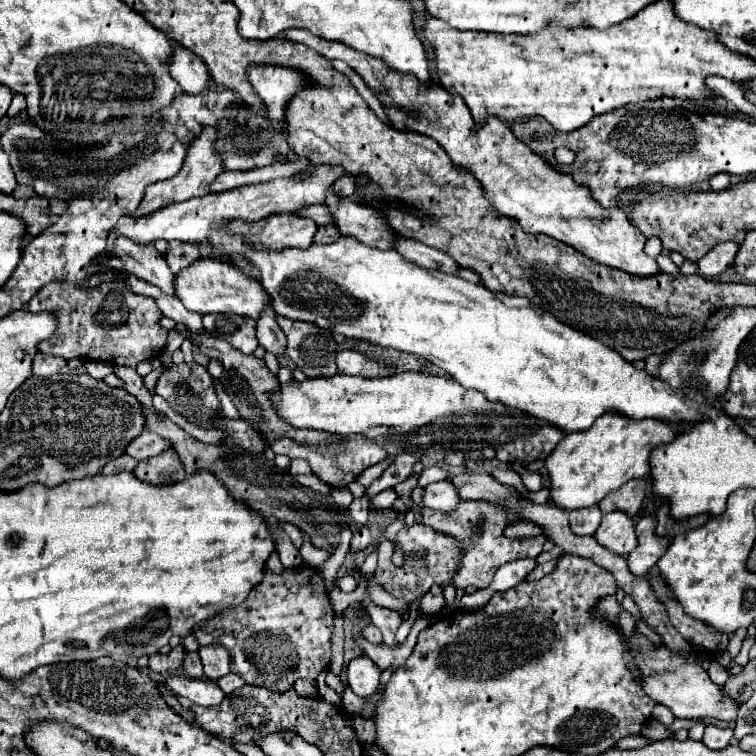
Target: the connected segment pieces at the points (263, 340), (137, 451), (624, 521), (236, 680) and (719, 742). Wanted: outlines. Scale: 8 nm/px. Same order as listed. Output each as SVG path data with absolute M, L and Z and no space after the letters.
M269 305L265 307L265 311L261 313L261 317L257 321L257 339L259 339L259 345L263 345L265 351L269 351L273 355L279 355L285 351L285 345L287 345L285 333L277 325L275 311Z
M143 431L137 439L133 439L133 443L129 443L129 447L125 449L125 453L137 461L141 459L149 459L153 455L159 455L161 451L169 449L171 443L151 431Z
M621 511L603 515L603 521L593 537L597 539L599 545L623 557L629 555L637 547L635 523L629 515L621 515Z
M227 673L225 677L221 677L221 679L217 681L217 685L229 695L229 693L233 693L235 689L243 687L243 685L245 685L245 679L241 679L241 677L235 675L235 673Z
M707 725L705 727L705 735L703 735L703 743L709 749L723 749L729 745L733 737L733 729L731 727L717 727L717 725Z

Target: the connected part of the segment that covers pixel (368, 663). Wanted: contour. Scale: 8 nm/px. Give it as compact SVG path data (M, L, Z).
M367 655L351 659L349 665L347 665L349 687L359 697L371 697L381 685L379 677L381 677L379 667Z

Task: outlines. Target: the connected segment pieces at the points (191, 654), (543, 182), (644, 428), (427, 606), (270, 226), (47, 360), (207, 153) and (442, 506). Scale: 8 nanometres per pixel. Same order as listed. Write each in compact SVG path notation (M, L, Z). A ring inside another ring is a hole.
M187 651L185 661L183 661L183 671L187 677L203 677L203 667L201 667L201 659L197 655L197 651Z
M289 29L283 33L295 43L315 49L327 59L345 61L369 89L373 89L391 121L399 131L417 131L433 137L449 155L455 167L471 173L483 187L487 201L501 213L515 219L527 233L549 235L581 251L595 263L625 271L635 277L653 277L661 273L657 261L645 255L645 235L633 227L621 209L605 209L591 197L589 189L577 185L571 175L555 171L547 161L535 155L527 145L517 141L511 129L497 117L489 116L484 126L475 131L469 109L459 95L443 87L421 85L413 75L391 71L381 59L357 53L343 43L333 43L313 35L307 29ZM486 129L486 131L484 131Z
M609 413L597 419L597 423L589 427L589 431L567 435L545 459L545 469L551 479L551 503L567 511L597 505L605 495L617 491L623 483L645 477L649 473L651 447L669 443L669 439L677 435L677 431L679 427L673 423L663 423L657 419L633 421L625 419L623 415Z
M431 587L429 593L425 593L421 599L421 611L427 615L437 615L443 605L445 605L445 599L443 599L441 587Z
M293 213L269 215L247 225L243 221L231 221L229 229L233 235L245 237L245 243L273 251L283 251L287 247L307 249L313 243L313 235L317 233L317 225L311 219L303 219Z
M37 353L33 359L33 375L37 377L49 377L59 373L61 367L65 367L67 361L61 357L53 357L53 355L45 355L45 353Z
M205 127L201 131L201 135L191 143L181 171L175 177L167 179L167 181L159 181L159 183L149 185L147 193L145 193L145 197L143 197L143 201L141 201L141 205L139 205L139 209L137 209L135 215L149 215L149 213L153 213L157 209L163 209L165 205L171 205L175 201L179 203L179 201L187 201L191 197L203 197L203 195L207 195L209 193L209 185L213 183L213 179L219 173L225 171L225 167L221 163L221 157L217 155L217 151L213 147L215 141L217 141L217 129L215 127Z
M437 481L425 487L425 495L423 495L425 507L437 509L437 511L453 511L457 509L461 497L455 485L451 485L451 481Z

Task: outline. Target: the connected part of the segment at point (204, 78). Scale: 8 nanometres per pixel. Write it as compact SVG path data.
M169 41L169 43L173 47L173 57L171 57L171 63L169 63L171 77L181 85L183 93L198 95L205 90L222 91L221 87L211 81L205 63L195 53L191 53L185 47L175 45L173 41Z

